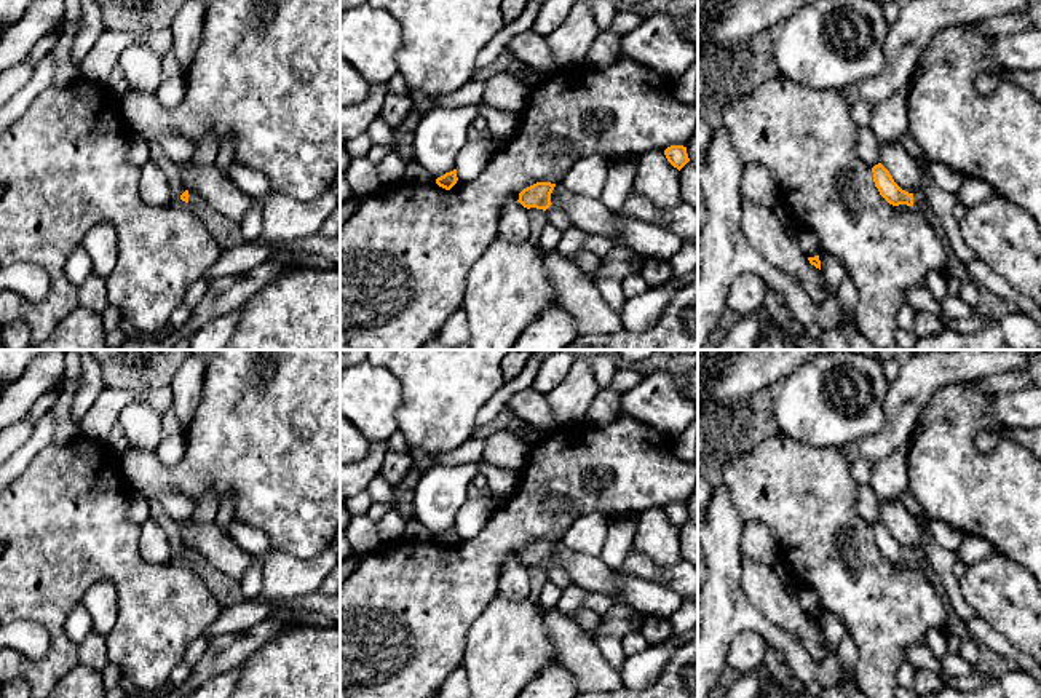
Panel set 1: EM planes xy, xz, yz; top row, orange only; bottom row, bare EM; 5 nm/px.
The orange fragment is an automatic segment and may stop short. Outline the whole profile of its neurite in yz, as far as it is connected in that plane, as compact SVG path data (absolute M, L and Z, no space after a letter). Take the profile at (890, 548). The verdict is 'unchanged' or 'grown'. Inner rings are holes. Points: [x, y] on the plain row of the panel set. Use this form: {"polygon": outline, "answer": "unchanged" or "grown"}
{"polygon": "M881 521L875 522L872 525L872 530L873 530L875 545L889 562L893 564L907 562L916 565L929 564L926 553L921 546L918 546L915 551L908 551L902 548Z", "answer": "grown"}

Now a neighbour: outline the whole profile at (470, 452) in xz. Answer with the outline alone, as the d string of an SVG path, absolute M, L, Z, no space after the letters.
M471 438L463 446L447 452L447 454L434 454L431 455L436 463L445 466L458 466L465 463L477 463L482 457L485 439L482 438Z

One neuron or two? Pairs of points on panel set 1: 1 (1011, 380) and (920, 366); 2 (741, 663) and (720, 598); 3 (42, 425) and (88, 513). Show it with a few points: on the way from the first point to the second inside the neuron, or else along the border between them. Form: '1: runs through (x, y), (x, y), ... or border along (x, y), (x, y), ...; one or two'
1: border along (1021, 369), (987, 374), (976, 380); two
2: border along (767, 641), (741, 630), (727, 649), (727, 665); two
3: border along (51, 443), (24, 468); two

